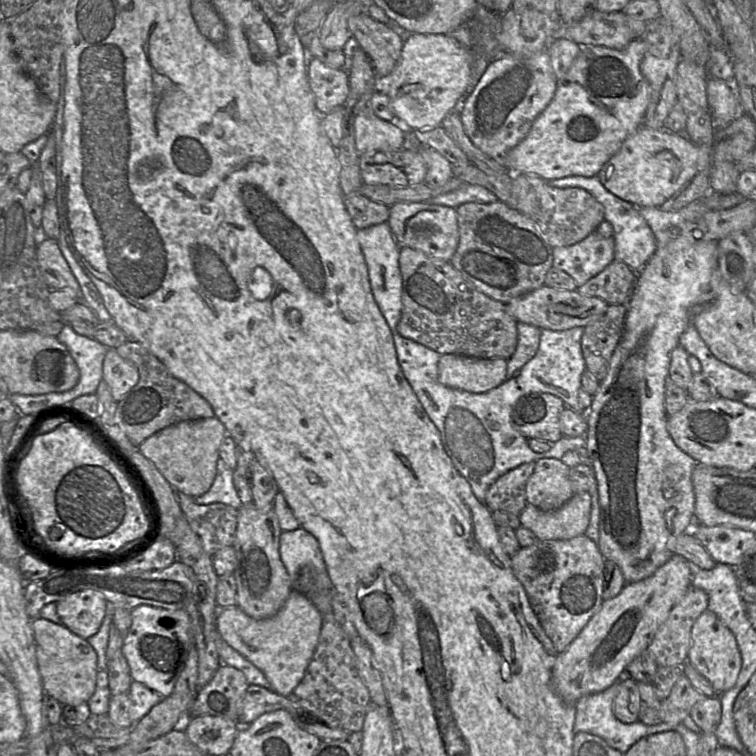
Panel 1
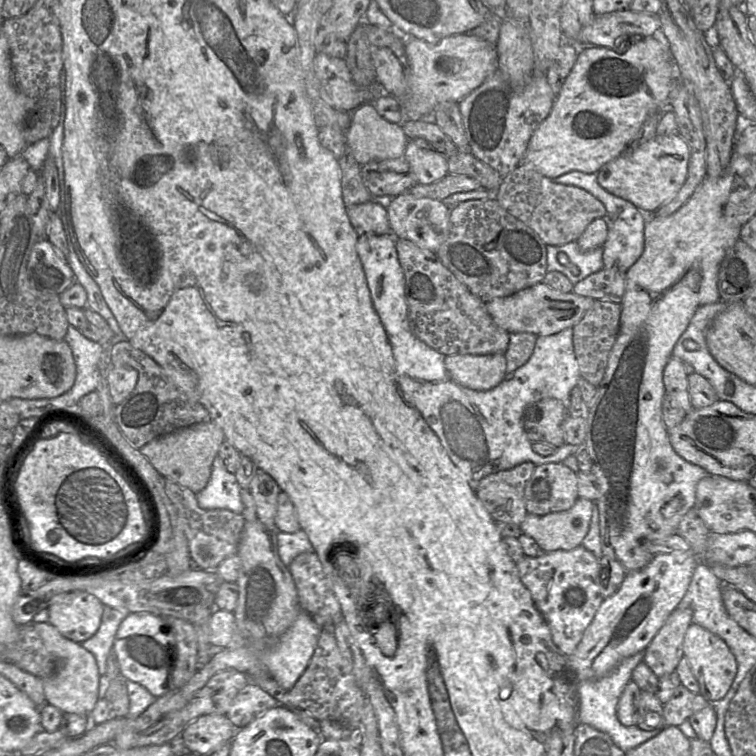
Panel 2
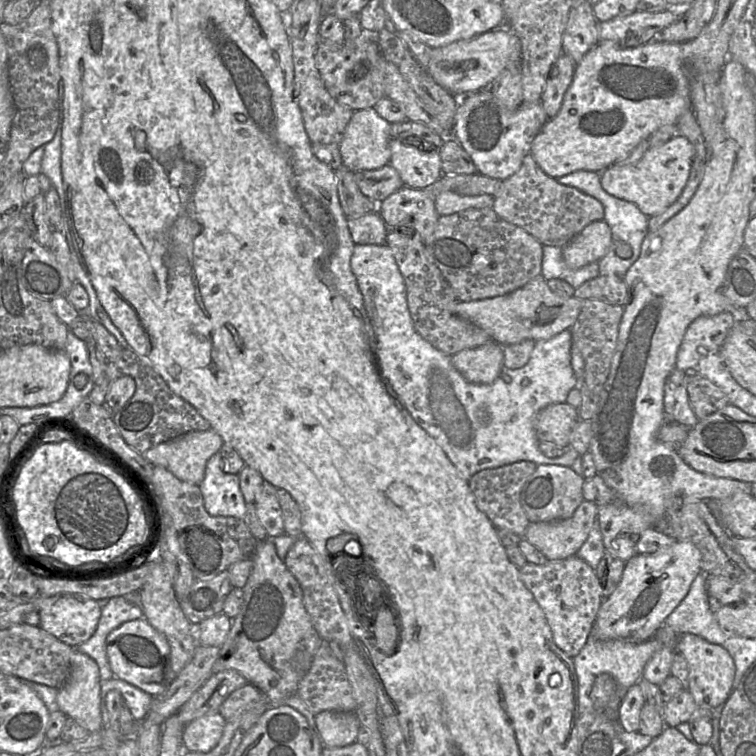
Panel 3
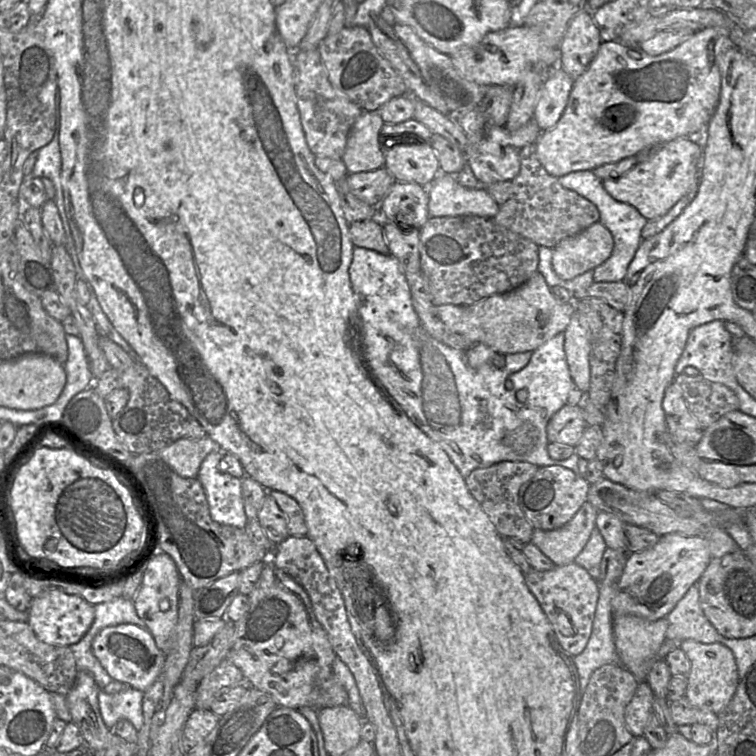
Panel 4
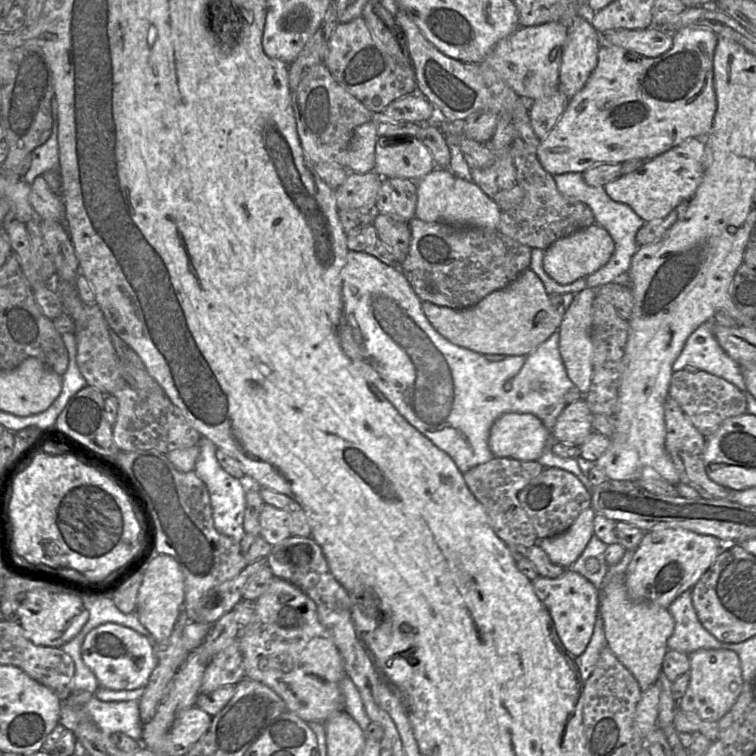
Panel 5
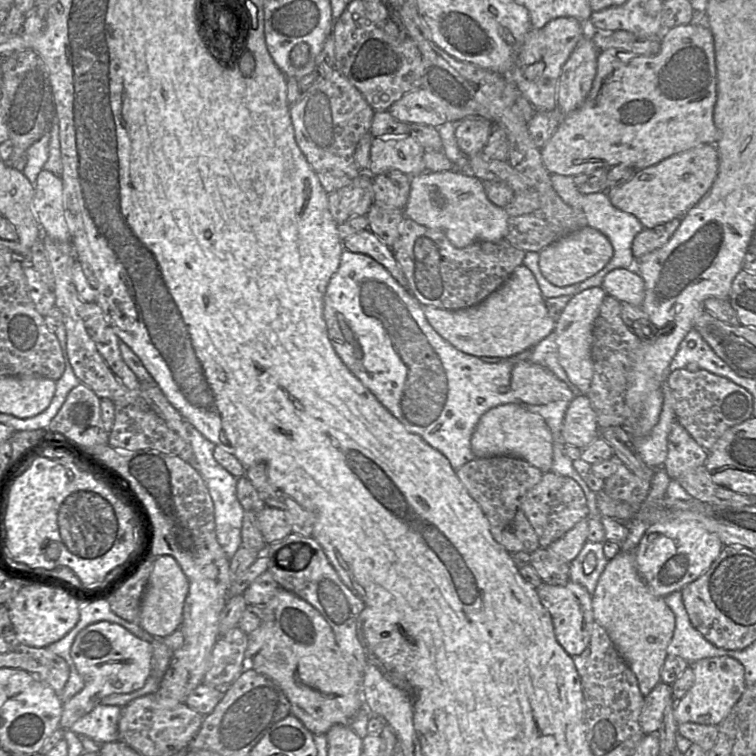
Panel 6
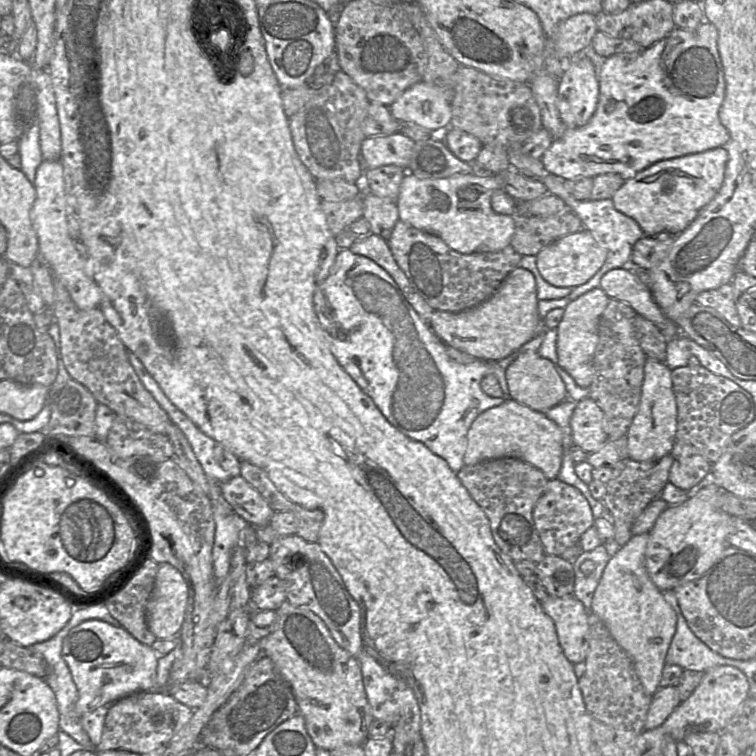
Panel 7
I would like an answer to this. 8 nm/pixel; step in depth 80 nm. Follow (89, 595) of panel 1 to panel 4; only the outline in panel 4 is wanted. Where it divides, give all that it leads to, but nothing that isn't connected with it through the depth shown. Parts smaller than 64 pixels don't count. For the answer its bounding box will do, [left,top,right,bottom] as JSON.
[27,592,95,647]

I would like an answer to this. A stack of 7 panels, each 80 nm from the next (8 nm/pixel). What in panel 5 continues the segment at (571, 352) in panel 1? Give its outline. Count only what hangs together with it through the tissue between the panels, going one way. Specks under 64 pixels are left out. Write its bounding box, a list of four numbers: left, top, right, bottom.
[511,330,579,434]

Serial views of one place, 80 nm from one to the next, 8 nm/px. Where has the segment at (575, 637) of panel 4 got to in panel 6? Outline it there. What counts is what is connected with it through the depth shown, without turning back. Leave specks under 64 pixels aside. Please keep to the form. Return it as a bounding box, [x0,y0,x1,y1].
[536,581,594,656]

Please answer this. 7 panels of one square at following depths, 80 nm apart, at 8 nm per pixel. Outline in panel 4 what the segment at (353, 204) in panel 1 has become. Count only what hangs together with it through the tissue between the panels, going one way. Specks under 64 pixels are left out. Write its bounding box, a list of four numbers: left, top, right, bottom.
[349,218,390,254]

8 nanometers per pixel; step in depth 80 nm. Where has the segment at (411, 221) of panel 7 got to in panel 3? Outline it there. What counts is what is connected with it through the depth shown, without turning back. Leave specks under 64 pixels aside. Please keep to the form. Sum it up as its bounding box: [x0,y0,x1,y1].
[434,191,494,216]

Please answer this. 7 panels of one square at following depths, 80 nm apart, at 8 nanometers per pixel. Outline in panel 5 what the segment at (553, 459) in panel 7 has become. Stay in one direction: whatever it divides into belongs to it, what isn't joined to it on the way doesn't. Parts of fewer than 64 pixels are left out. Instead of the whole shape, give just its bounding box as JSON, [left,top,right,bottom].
[489,413,549,461]

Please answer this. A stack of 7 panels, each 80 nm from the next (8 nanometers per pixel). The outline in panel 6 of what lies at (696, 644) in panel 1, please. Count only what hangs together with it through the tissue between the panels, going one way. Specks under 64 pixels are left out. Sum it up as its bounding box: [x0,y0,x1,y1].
[674,656,747,726]

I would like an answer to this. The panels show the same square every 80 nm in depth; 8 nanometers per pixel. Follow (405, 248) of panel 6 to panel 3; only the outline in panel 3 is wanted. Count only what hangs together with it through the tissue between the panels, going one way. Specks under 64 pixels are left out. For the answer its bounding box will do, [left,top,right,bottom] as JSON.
[423,208,542,301]

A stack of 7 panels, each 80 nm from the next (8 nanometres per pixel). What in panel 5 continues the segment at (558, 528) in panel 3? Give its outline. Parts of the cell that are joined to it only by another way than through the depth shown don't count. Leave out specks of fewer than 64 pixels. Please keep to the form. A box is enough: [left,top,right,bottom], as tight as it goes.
[538,507,596,569]

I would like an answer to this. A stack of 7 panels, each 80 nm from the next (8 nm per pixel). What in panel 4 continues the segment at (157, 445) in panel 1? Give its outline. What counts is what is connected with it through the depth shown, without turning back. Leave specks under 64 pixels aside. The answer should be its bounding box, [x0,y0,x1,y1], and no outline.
[157,437,218,478]

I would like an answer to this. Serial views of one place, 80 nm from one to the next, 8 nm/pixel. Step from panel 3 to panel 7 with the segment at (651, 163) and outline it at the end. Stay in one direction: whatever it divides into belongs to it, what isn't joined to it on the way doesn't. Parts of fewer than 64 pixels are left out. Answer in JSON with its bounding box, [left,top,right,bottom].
[611,147,728,236]

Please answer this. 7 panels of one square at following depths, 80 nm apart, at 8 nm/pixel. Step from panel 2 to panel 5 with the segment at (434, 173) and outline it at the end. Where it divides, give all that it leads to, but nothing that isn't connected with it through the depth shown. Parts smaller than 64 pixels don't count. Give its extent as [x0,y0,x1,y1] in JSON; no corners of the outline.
[373,137,436,181]

